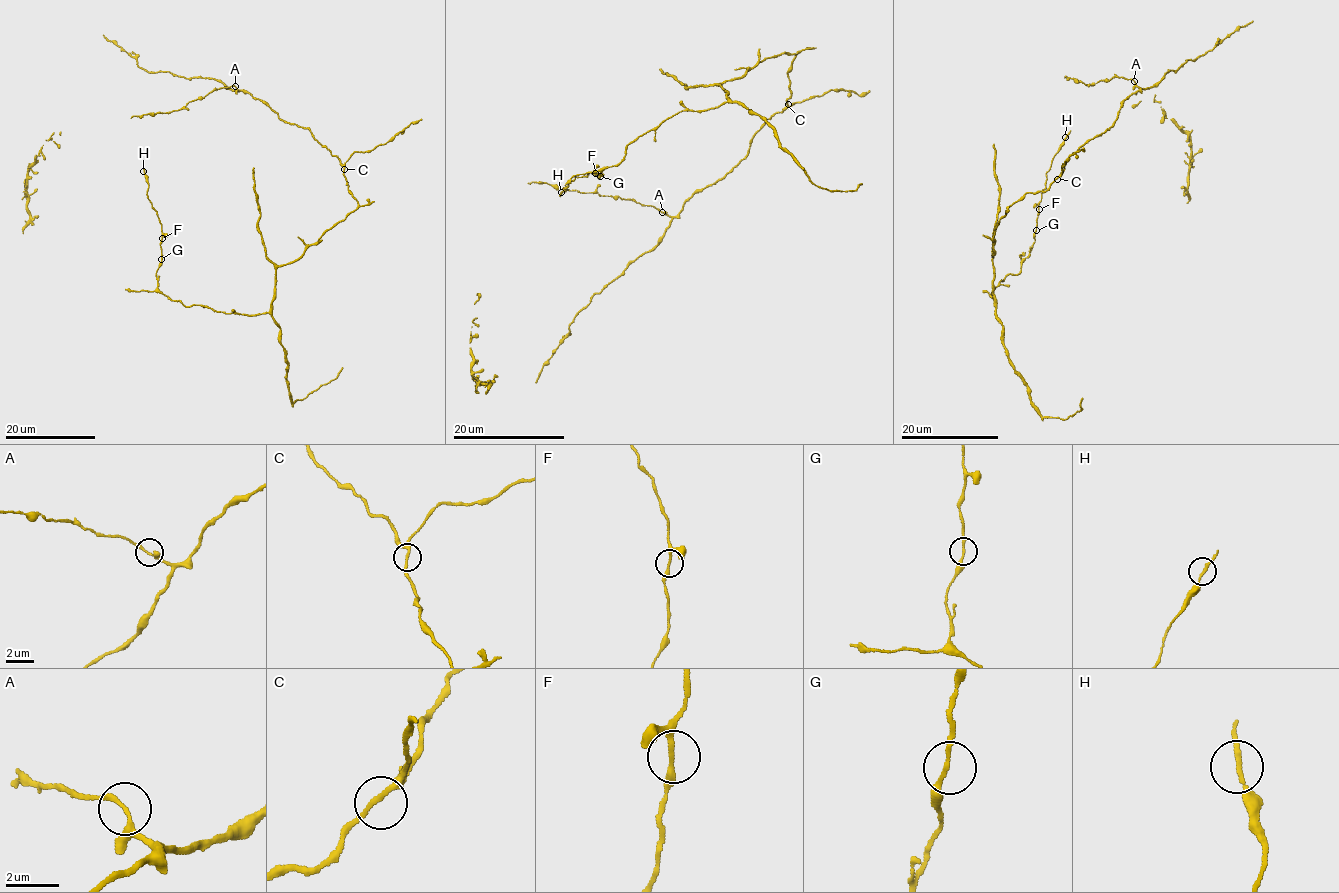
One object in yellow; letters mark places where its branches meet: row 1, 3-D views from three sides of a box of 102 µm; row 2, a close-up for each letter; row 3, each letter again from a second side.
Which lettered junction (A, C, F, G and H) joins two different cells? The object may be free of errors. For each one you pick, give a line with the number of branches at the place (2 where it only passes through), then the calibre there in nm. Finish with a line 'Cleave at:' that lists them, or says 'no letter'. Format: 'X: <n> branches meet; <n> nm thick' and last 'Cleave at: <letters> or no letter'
Cleave at: no letter

